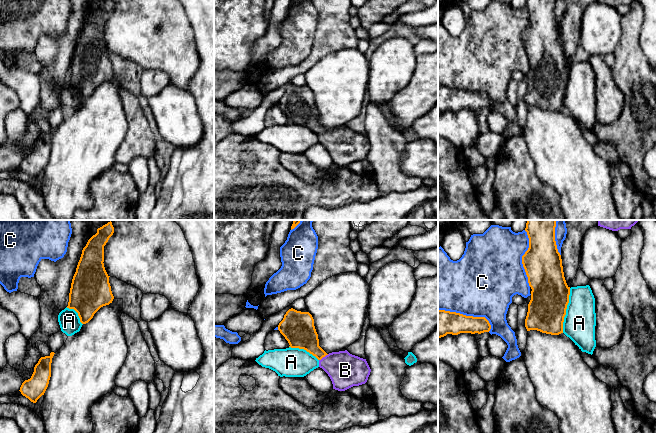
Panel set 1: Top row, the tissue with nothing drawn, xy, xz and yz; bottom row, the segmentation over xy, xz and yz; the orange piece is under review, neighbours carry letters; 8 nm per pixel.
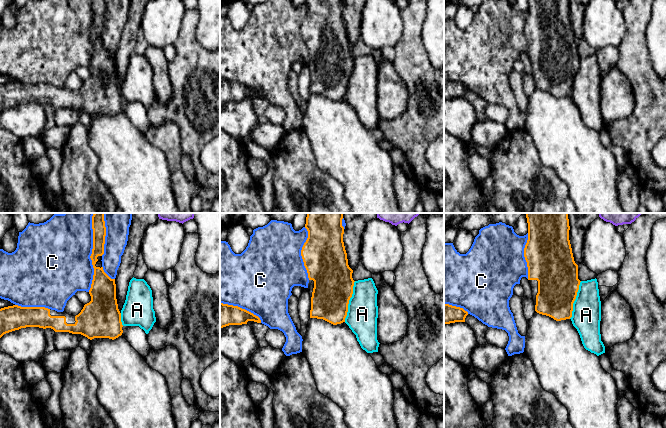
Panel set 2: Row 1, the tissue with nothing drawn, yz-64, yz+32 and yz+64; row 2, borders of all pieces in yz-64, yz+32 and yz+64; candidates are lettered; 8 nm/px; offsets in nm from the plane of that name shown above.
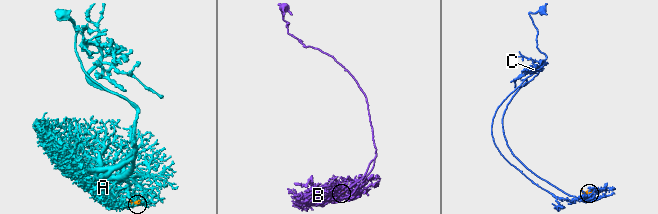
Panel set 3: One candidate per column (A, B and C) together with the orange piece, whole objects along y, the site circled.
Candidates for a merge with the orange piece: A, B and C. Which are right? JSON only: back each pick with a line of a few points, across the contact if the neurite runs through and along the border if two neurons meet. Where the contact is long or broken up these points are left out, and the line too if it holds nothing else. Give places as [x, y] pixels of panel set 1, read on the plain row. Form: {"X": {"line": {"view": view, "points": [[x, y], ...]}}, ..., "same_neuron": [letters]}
{"B": {"line": {"view": "xz", "points": [[301, 110], [323, 132], [330, 139], [345, 146]]}}, "same_neuron": ["B"]}

